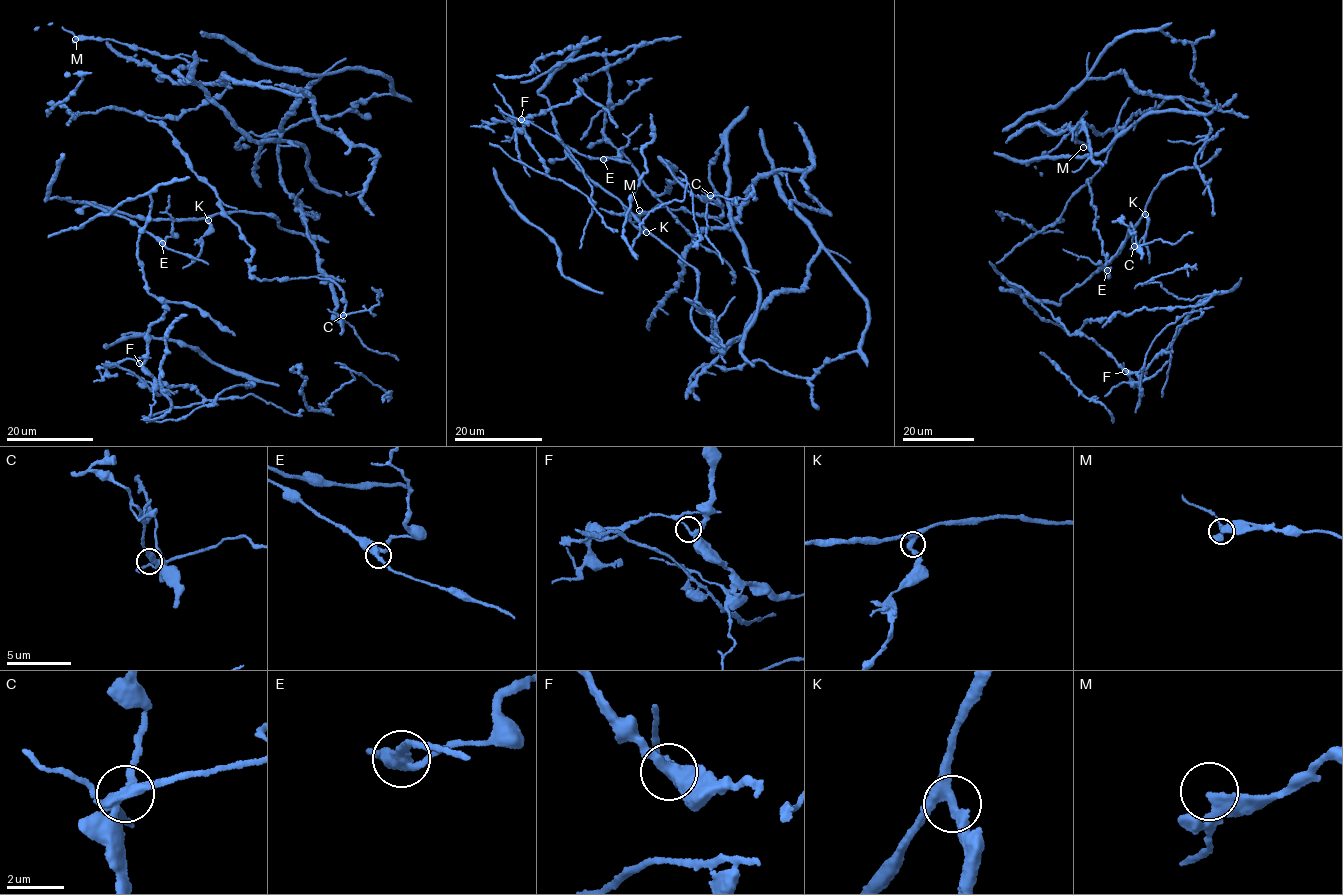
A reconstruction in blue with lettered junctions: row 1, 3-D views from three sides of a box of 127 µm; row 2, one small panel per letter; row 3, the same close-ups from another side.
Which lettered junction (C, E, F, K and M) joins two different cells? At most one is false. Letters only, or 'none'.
F

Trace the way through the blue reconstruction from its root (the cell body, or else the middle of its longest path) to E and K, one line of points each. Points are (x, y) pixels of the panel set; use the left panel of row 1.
E: (88, 202), (126, 217), (162, 243)
K: (88, 202), (160, 220), (202, 218), (208, 220)

